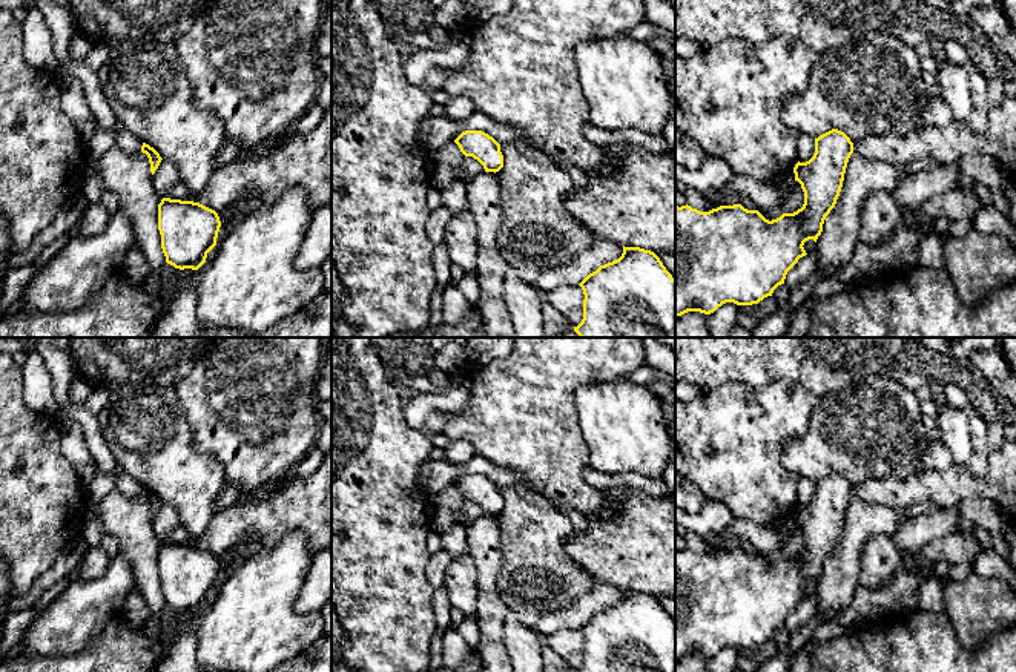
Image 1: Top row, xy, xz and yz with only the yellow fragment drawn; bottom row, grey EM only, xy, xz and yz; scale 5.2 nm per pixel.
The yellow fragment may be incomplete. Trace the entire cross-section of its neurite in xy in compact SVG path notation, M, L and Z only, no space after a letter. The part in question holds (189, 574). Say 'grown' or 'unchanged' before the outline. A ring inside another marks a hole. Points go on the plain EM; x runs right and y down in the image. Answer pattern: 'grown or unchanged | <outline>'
unchanged | M163 542L158 548L161 592L175 612L198 614L216 589L219 571L218 557L200 546Z

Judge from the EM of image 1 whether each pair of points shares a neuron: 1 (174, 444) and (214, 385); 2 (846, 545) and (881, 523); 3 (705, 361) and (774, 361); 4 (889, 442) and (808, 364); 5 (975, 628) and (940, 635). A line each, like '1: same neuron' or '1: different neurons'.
1: different neurons
2: same neuron
3: same neuron
4: different neurons
5: different neurons

